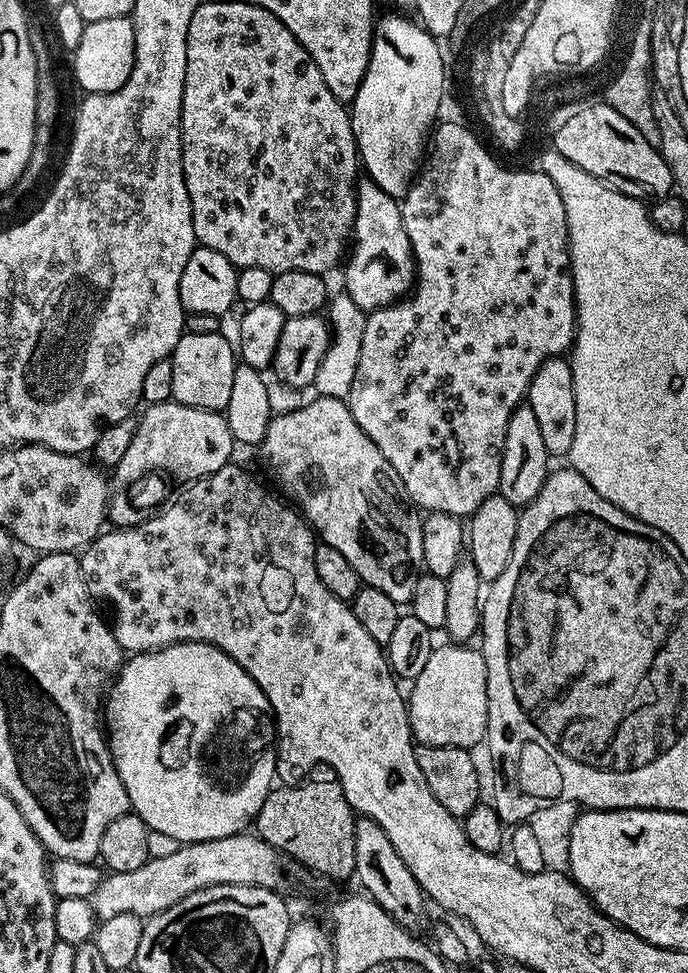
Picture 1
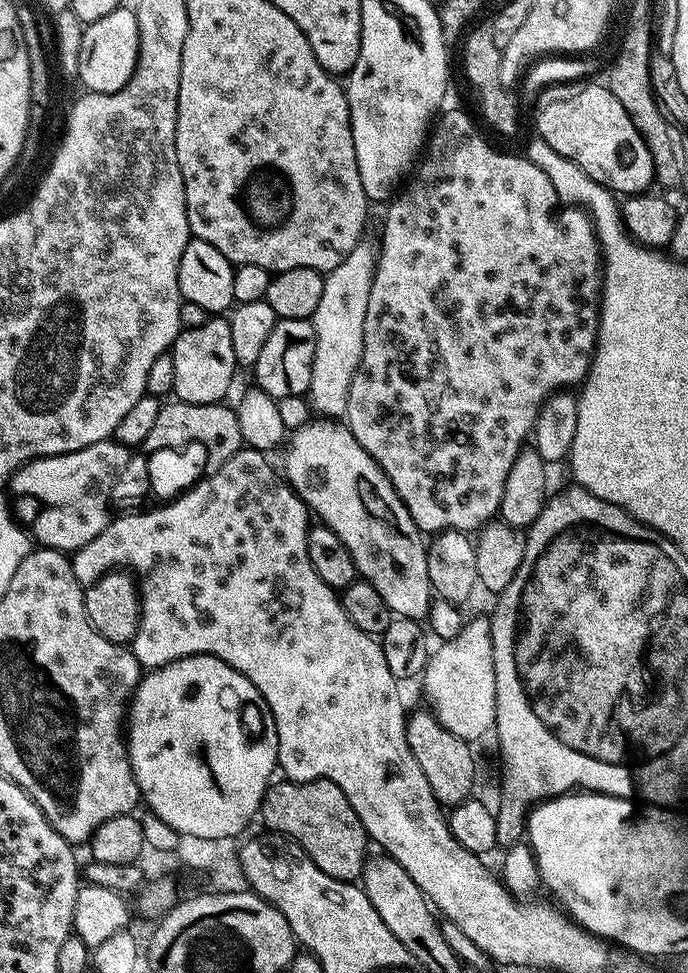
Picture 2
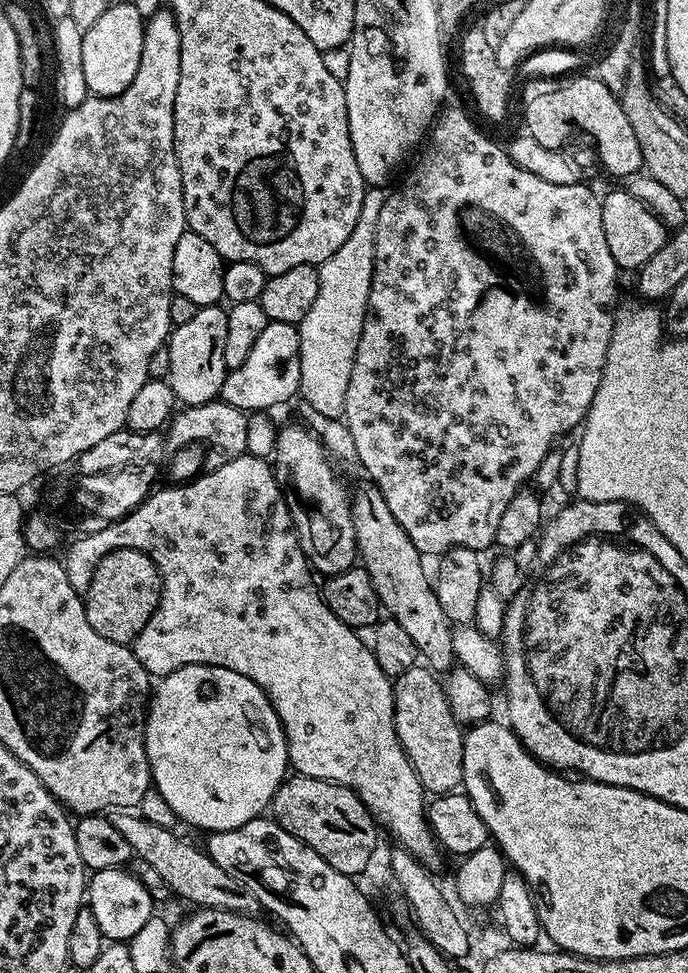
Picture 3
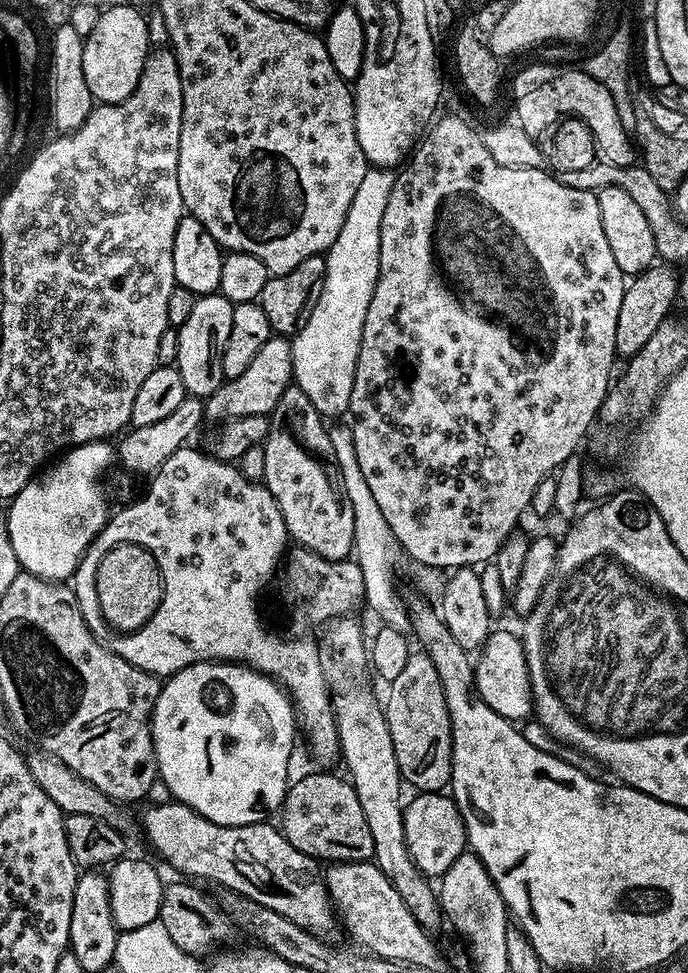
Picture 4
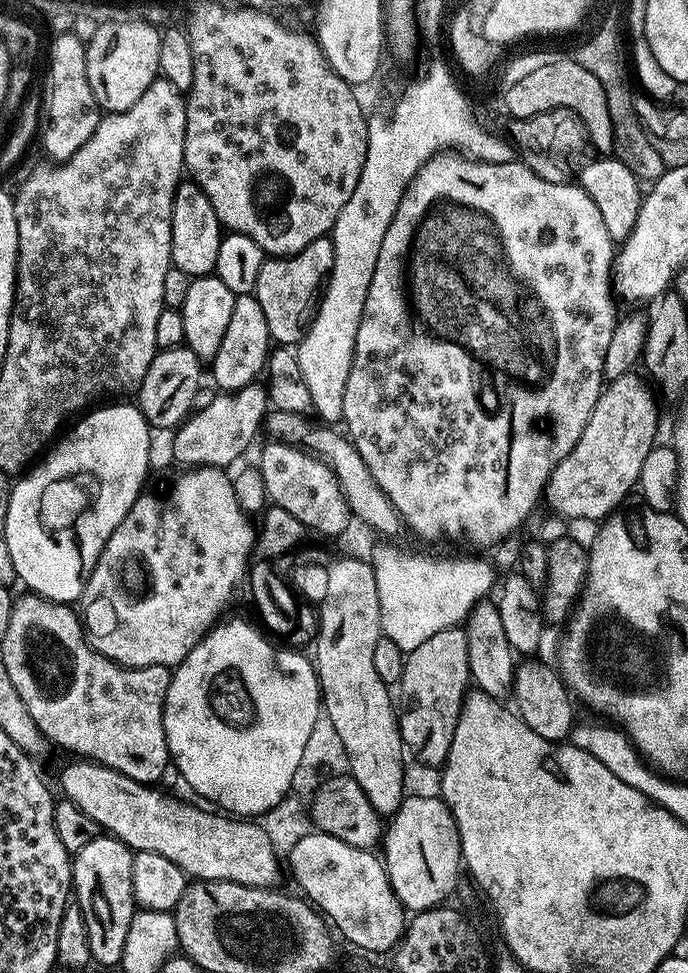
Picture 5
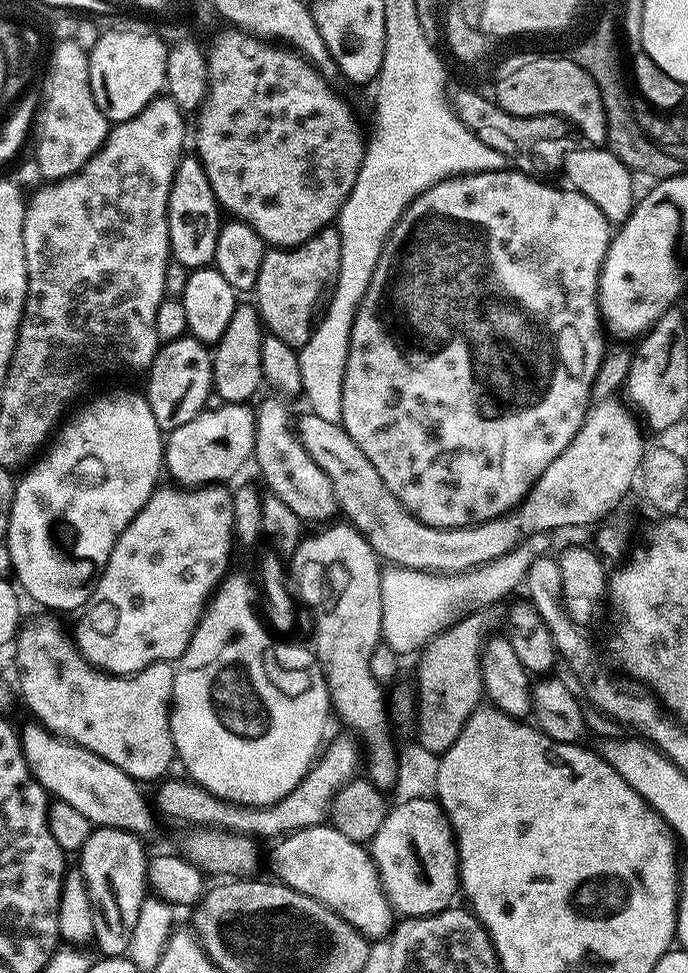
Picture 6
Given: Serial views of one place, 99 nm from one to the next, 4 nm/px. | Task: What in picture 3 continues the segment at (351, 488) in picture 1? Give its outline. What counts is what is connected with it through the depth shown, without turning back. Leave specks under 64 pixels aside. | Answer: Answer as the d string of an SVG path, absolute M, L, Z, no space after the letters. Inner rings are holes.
M375 486L367 487L352 492L350 496L359 563L370 574L370 582L374 582L383 611L396 620L410 638L414 638L417 653L428 659L425 660L427 667L437 674L447 673L454 664L453 627L446 614L442 614L442 606L438 606L433 581L429 573L428 576L424 573L422 554L414 542L410 542L406 530L398 526L394 514L390 514L390 506L386 506L382 494Z

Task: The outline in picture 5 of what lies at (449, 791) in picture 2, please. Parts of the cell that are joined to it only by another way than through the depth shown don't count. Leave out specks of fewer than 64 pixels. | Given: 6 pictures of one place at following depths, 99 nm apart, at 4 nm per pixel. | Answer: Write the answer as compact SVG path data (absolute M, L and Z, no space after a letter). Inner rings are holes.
M460 626L442 630L438 634L434 634L434 638L426 638L426 642L422 642L422 646L418 646L413 652L405 655L402 678L398 685L400 696L404 699L404 709L402 707L399 709L398 719L400 737L405 749L410 753L411 759L413 756L418 763L436 769L439 769L447 760L450 754L450 742L454 738L454 730L458 722L460 703L466 695L464 676L466 680L468 675L468 647L464 637L464 628Z

